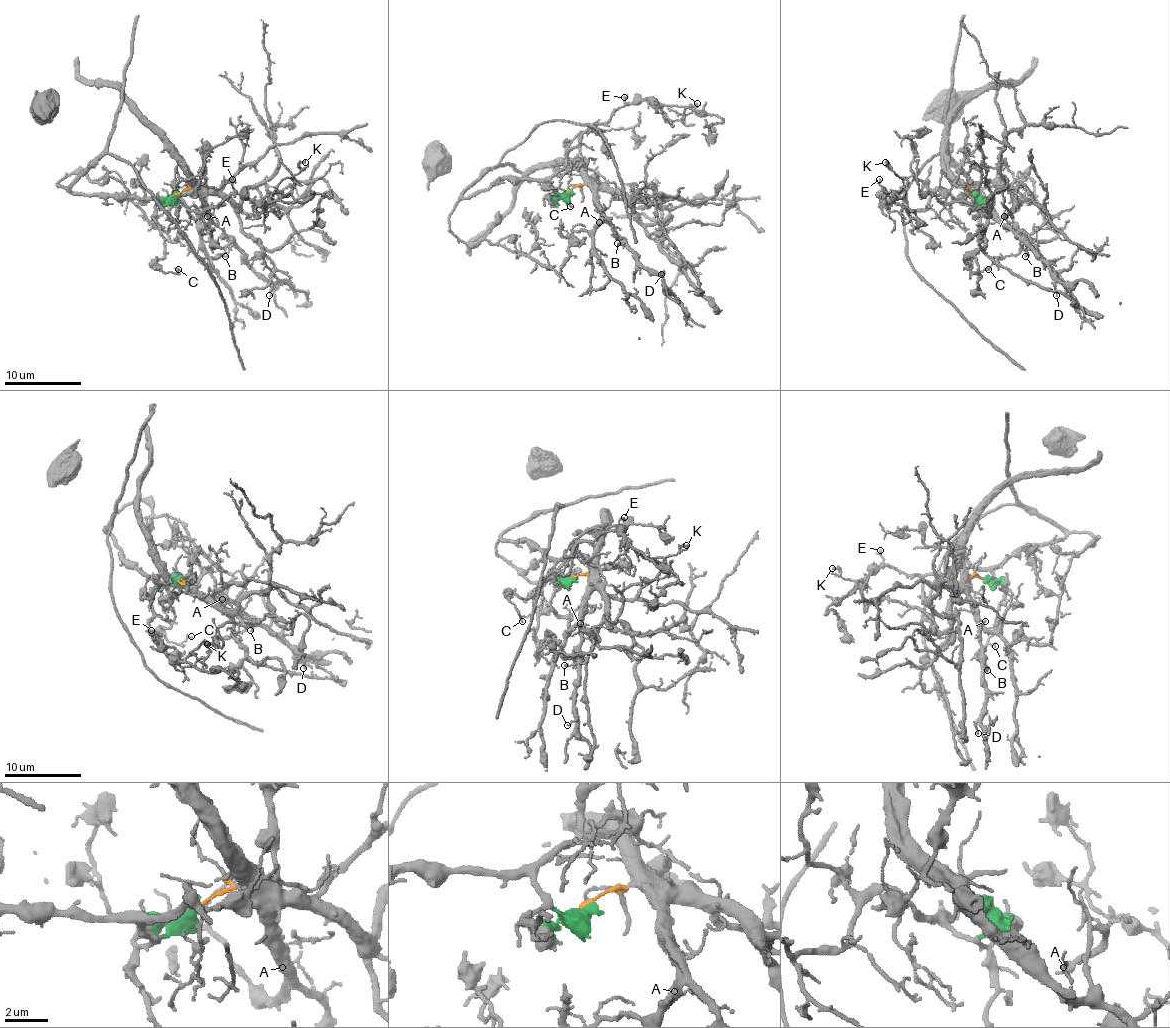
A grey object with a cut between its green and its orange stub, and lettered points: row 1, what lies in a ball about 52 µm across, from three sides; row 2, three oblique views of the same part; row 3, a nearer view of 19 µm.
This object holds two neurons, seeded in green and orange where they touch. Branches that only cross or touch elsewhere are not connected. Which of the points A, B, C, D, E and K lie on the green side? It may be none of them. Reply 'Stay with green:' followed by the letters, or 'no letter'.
Stay with green: C, E, K

